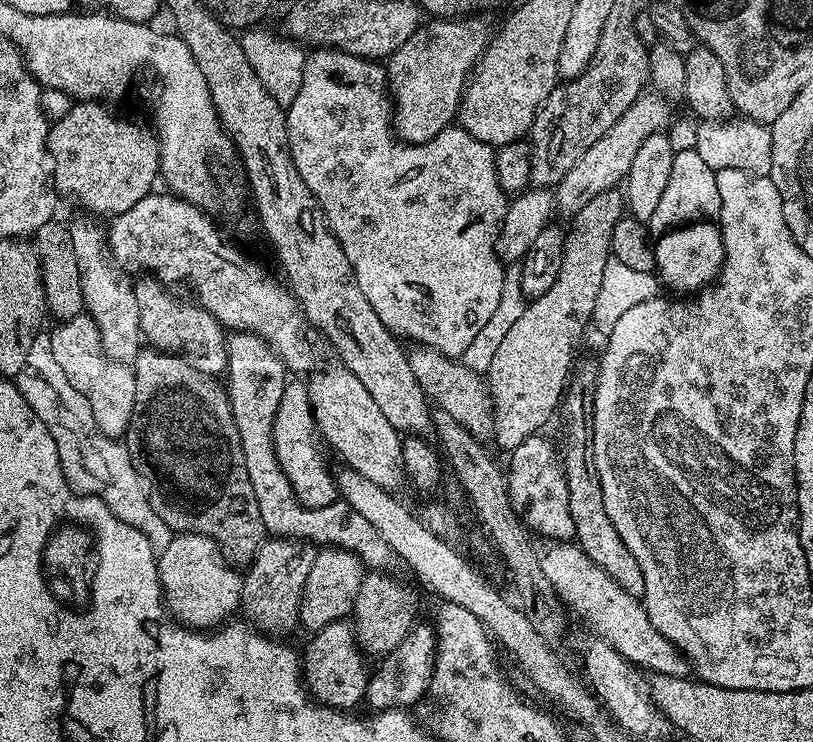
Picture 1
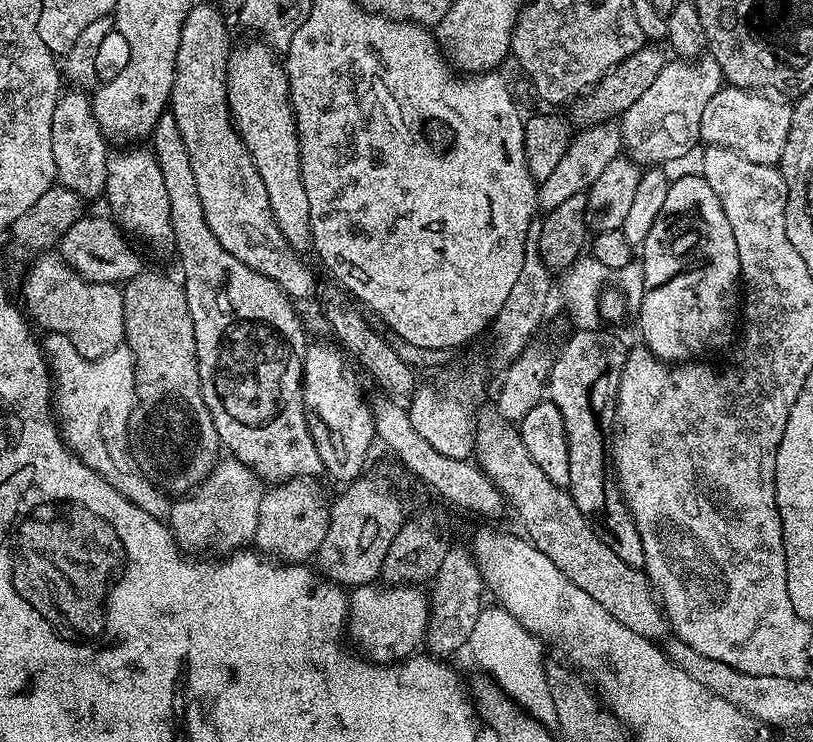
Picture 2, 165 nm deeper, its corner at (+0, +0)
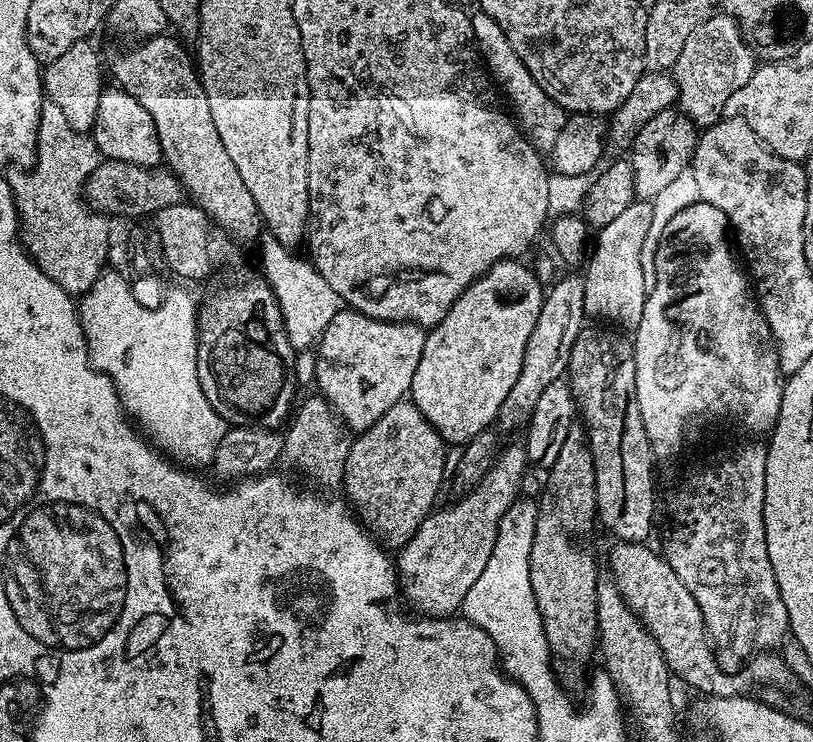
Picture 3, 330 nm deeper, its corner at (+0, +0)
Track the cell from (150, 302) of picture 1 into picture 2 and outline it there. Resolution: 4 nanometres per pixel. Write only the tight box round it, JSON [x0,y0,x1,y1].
[103,146,172,248]

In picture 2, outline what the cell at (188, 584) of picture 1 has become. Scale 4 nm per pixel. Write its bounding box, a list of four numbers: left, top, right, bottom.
[166,458,265,554]

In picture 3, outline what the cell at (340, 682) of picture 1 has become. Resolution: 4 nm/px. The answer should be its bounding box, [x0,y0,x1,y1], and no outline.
[394,443,529,618]

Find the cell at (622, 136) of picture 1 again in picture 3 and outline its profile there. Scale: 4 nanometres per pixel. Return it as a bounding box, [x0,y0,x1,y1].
[674,14,757,130]

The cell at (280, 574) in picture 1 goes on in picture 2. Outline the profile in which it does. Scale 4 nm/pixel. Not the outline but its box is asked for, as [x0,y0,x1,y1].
[255,478,330,562]

